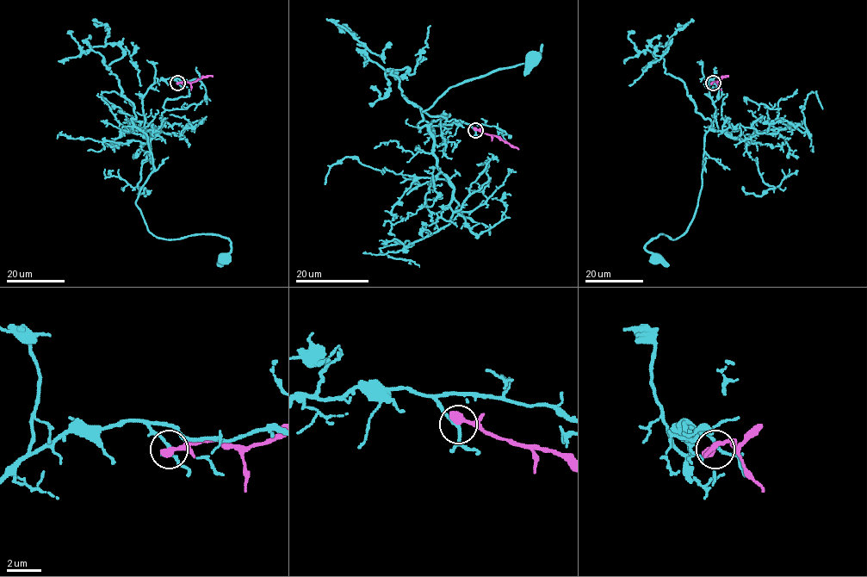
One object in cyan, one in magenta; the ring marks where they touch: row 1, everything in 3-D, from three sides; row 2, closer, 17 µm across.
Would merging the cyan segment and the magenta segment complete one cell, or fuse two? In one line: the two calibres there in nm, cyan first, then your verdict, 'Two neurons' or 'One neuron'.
Thickness 140 nm (cyan) against 480 nm. Two neurons

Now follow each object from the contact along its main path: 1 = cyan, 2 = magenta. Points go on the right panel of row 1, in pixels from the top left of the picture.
1: (713, 82), (707, 80), (718, 129), (704, 136), (698, 205), (676, 239), (649, 241), (655, 256)
2: (713, 83), (727, 76)

